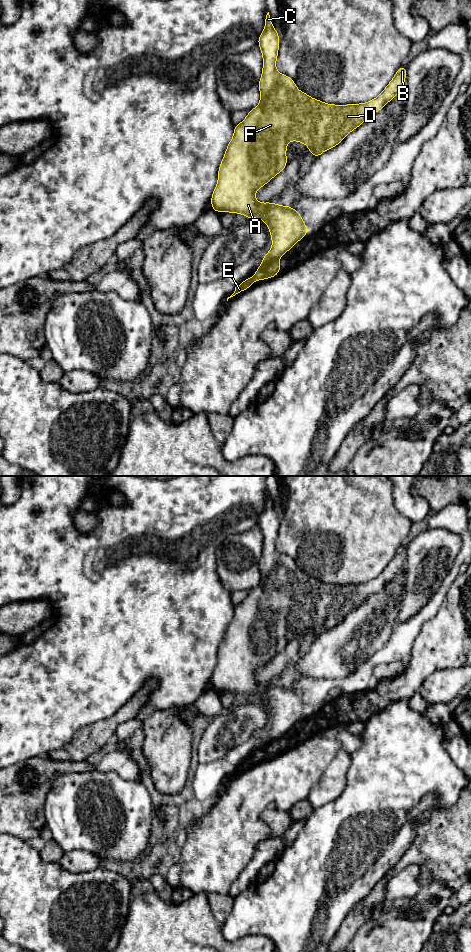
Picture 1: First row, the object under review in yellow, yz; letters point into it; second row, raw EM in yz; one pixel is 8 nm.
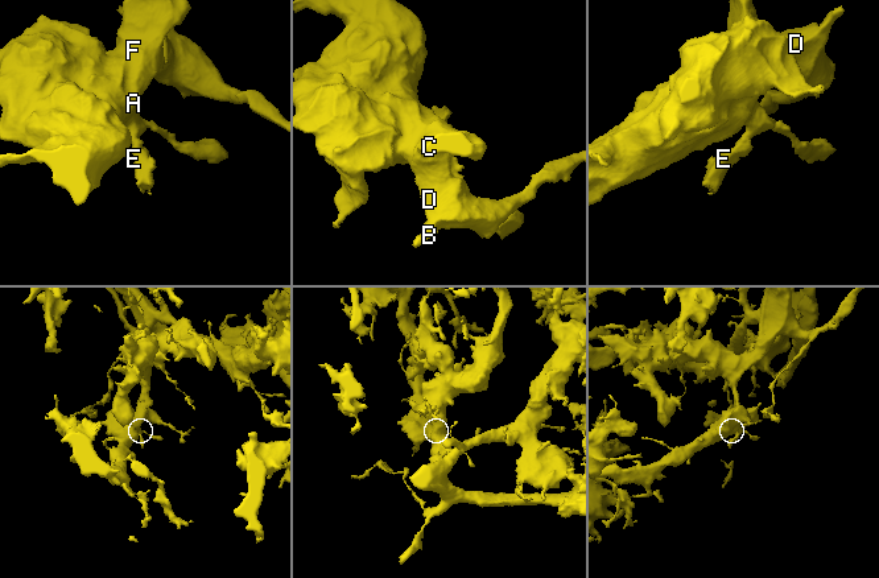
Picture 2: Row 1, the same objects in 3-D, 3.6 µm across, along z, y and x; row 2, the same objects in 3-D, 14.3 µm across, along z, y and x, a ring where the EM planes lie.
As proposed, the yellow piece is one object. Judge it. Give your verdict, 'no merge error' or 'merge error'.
merge error

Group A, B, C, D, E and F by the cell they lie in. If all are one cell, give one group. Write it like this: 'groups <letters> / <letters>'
groups A B C D F / E

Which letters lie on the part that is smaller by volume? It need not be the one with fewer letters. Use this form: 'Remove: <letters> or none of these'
Remove: E

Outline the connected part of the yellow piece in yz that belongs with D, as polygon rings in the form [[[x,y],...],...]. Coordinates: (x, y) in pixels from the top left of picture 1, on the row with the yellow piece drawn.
[[[268,12],[264,30],[258,38],[263,57],[262,76],[258,83],[260,103],[248,112],[241,123],[234,125],[234,134],[221,161],[217,185],[210,201],[216,213],[239,213],[247,219],[259,218],[266,223],[272,239],[272,248],[263,258],[267,263],[278,260],[308,234],[301,214],[294,208],[273,202],[259,203],[255,198],[258,189],[285,170],[288,142],[299,141],[306,144],[309,152],[315,158],[319,157],[324,151],[342,142],[348,133],[390,102],[403,89],[407,72],[404,65],[398,68],[390,83],[371,101],[347,105],[327,104],[299,91],[291,77],[276,70],[279,39]]]

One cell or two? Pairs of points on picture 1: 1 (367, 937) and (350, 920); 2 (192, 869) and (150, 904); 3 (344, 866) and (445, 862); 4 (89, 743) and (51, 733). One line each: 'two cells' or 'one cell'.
1: two cells
2: two cells
3: two cells
4: two cells

